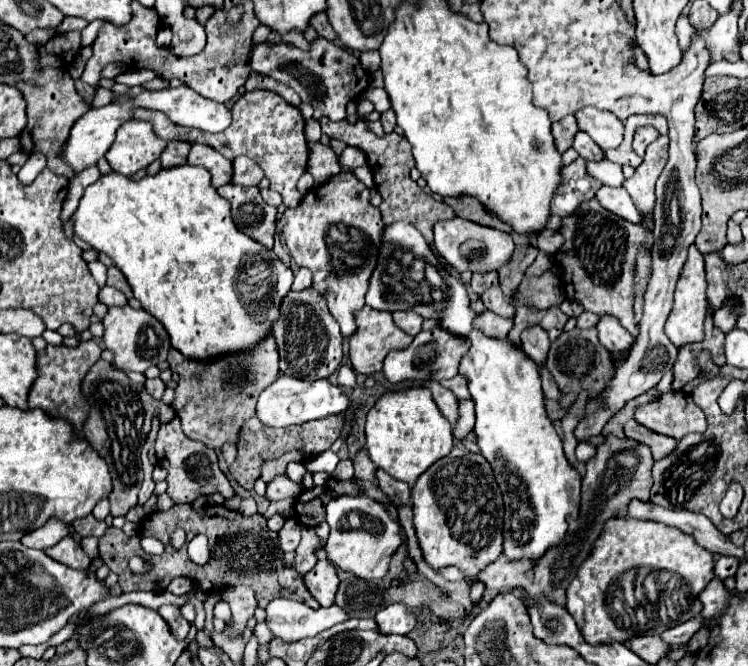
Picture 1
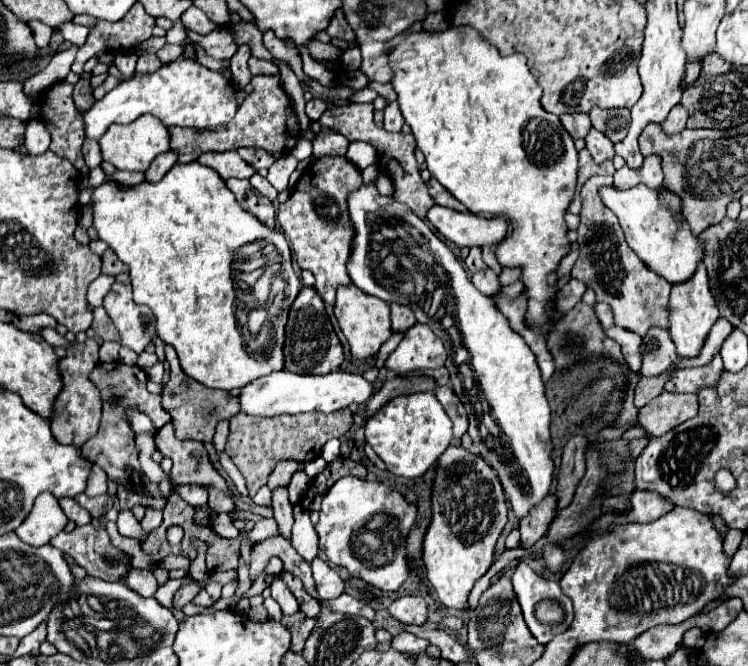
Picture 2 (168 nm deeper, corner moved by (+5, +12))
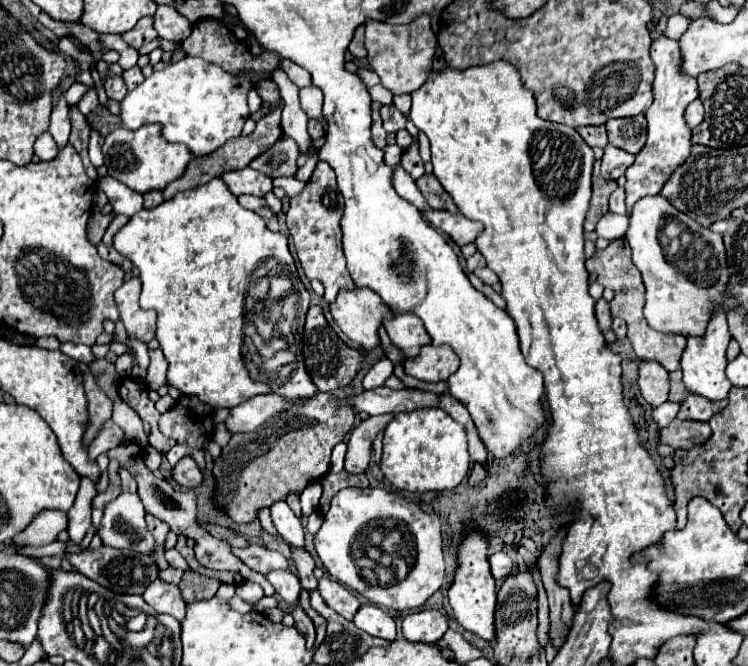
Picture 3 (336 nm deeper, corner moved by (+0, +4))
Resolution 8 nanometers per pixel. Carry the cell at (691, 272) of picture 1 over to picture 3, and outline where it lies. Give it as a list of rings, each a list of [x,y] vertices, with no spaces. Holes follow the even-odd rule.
[[[716,304],[714,306],[714,316],[708,322],[708,328],[704,332],[704,336],[688,336],[688,344],[682,352],[682,372],[684,372],[684,384],[690,392],[696,392],[704,398],[710,400],[722,400],[728,396],[732,384],[726,378],[726,346],[730,342],[730,332],[728,332],[728,324],[726,324],[726,314],[724,310]]]

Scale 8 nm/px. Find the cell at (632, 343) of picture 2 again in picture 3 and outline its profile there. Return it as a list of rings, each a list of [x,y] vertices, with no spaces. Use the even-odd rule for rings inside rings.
[[[654,360],[638,362],[638,386],[650,406],[660,406],[668,398],[668,370]]]

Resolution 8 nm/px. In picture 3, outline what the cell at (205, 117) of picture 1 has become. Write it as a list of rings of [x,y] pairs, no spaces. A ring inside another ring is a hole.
[[[184,56],[180,62],[154,72],[120,102],[122,126],[138,130],[144,124],[158,122],[164,126],[164,136],[170,142],[186,144],[194,156],[204,156],[222,146],[222,142],[238,136],[248,118],[246,94],[250,80],[240,80],[218,68],[216,64]]]

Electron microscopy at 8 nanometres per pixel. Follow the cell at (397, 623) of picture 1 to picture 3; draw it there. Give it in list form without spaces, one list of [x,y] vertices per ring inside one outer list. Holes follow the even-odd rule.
[[[438,610],[412,612],[402,620],[402,632],[410,642],[438,642],[448,630],[448,620]]]

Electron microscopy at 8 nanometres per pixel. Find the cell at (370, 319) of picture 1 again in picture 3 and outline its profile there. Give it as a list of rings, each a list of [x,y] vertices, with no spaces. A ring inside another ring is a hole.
[[[370,288],[338,292],[336,302],[330,304],[330,312],[340,330],[364,350],[374,350],[380,346],[378,328],[386,318],[394,316],[390,308],[382,304],[380,296],[370,292]]]

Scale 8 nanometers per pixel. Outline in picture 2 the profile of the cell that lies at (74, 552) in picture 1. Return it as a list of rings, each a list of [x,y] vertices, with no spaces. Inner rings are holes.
[[[81,526],[81,528],[75,528],[73,532],[61,532],[57,534],[53,540],[51,540],[51,546],[59,548],[61,552],[69,554],[81,568],[87,570],[89,576],[93,578],[101,578],[101,580],[107,580],[107,582],[119,582],[121,578],[125,578],[131,570],[131,562],[129,562],[129,554],[125,554],[123,550],[115,548],[111,544],[111,538],[107,534],[105,528],[95,528],[95,526]]]

